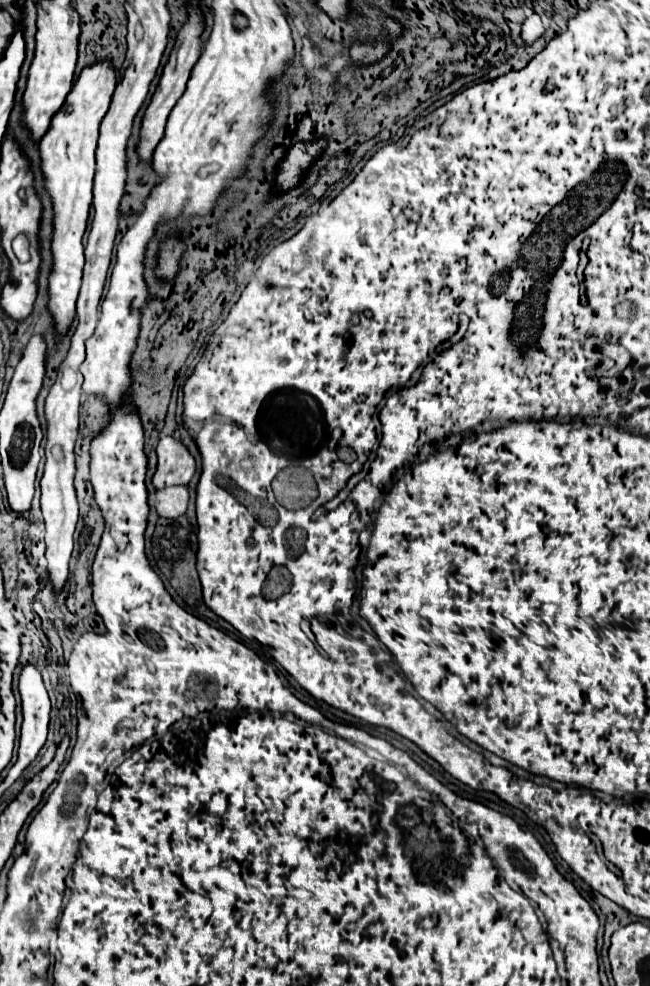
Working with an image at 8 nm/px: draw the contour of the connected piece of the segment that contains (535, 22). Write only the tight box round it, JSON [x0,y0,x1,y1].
[520,14,544,46]

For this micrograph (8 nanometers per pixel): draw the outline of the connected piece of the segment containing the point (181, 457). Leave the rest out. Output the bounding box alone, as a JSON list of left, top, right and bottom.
[152,436,196,490]

